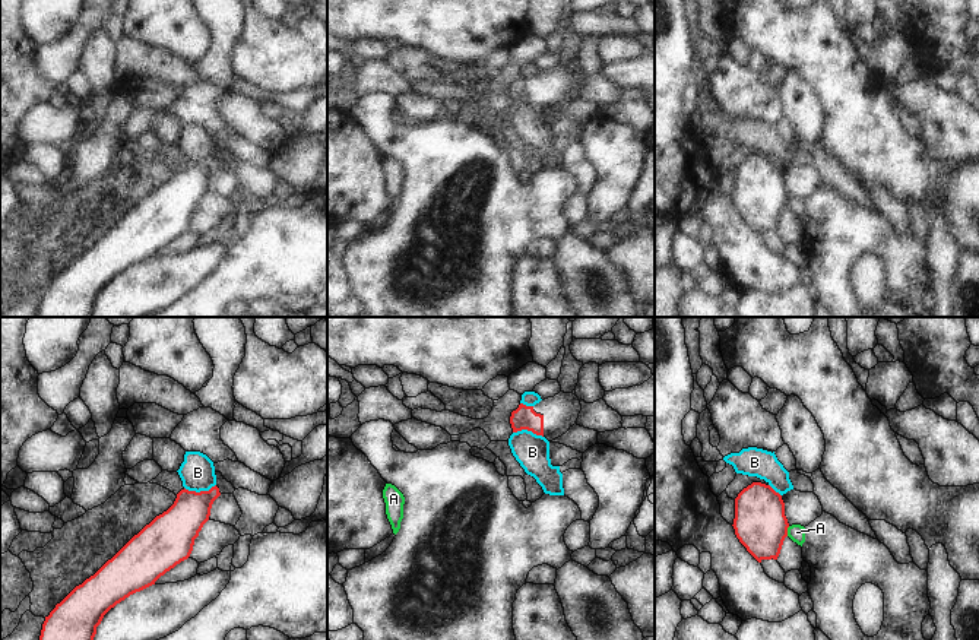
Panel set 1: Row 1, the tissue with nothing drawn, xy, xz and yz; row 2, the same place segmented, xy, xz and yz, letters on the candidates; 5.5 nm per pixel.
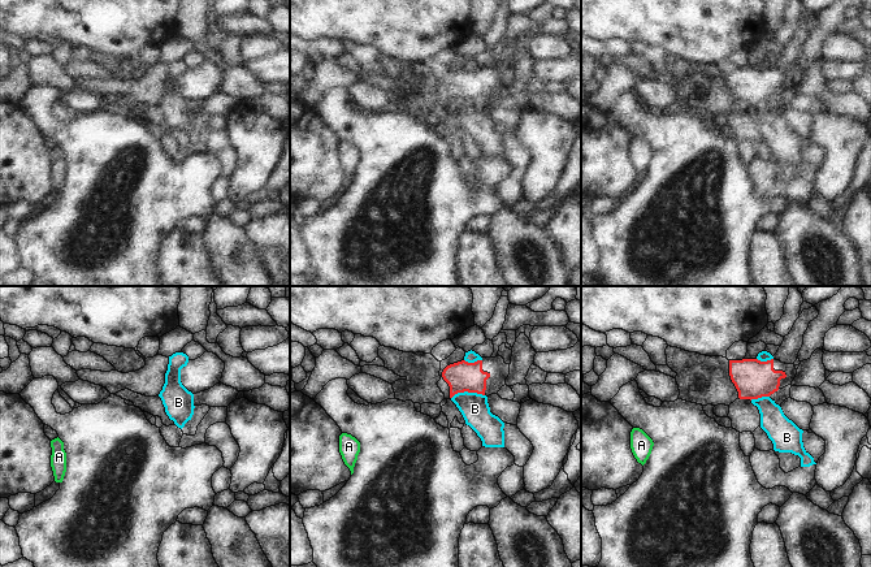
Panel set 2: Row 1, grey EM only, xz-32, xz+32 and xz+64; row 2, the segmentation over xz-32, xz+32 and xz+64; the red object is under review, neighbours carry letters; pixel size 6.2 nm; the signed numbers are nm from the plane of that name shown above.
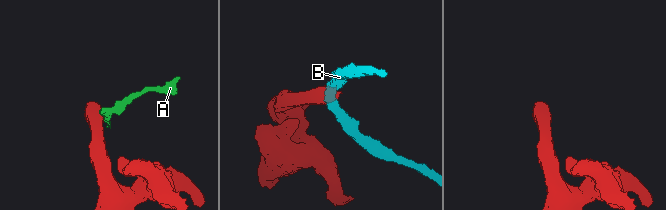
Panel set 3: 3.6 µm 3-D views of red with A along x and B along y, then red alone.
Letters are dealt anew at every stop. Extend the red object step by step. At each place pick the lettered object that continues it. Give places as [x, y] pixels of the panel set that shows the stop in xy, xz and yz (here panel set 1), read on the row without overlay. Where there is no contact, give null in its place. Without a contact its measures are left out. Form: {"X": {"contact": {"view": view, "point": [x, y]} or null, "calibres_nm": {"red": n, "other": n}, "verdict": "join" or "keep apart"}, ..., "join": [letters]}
{"A": {"contact": {"view": "yz", "point": [786, 203]}, "calibres_nm": {"red": 280, "other": 90}, "verdict": "keep apart"}, "B": {"contact": {"view": "xy", "point": [200, 164]}, "calibres_nm": {"red": 240, "other": 190}, "verdict": "keep apart"}, "join": []}

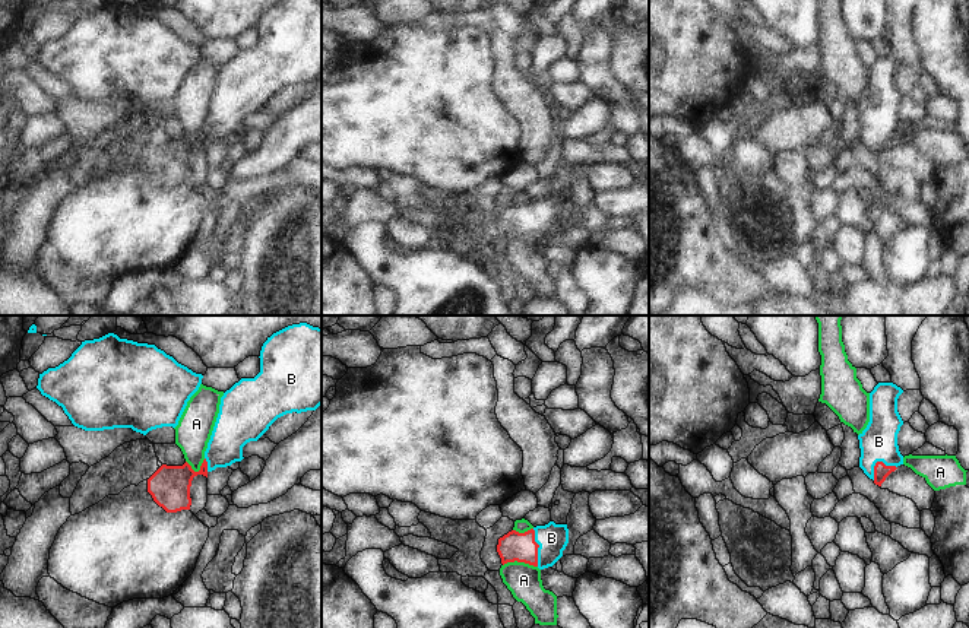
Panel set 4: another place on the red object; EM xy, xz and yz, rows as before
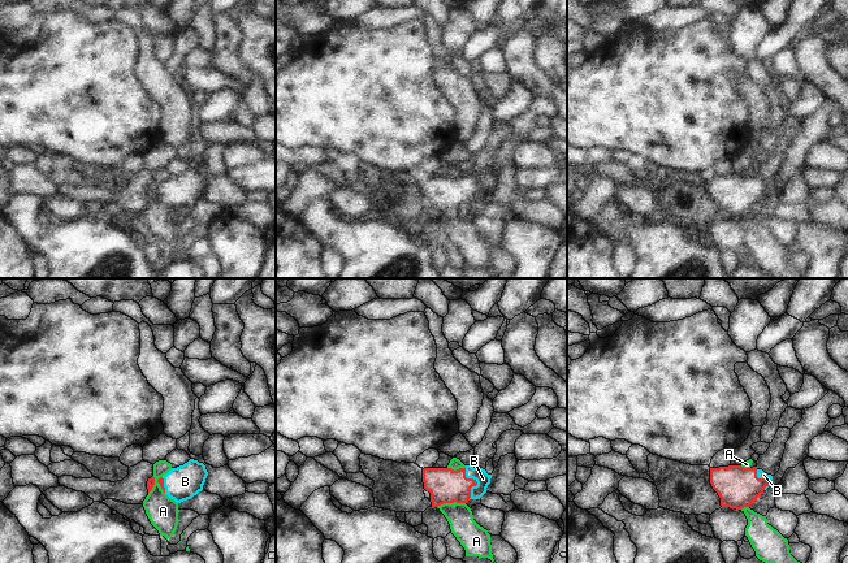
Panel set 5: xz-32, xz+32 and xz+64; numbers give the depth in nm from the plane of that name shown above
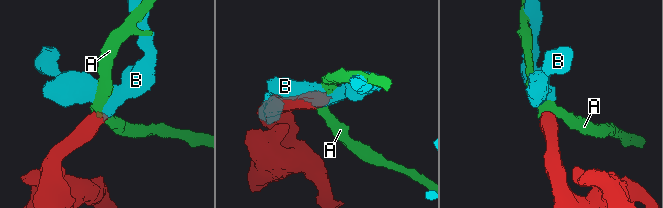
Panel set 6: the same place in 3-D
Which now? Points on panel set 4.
{"A": {"contact": {"view": "xz", "point": [521, 234]}, "calibres_nm": {"red": 160, "other": 190}, "verdict": "keep apart"}, "B": {"contact": {"view": "yz", "point": [877, 135]}, "calibres_nm": {"red": 80, "other": 200}, "verdict": "join"}, "join": ["B"]}

